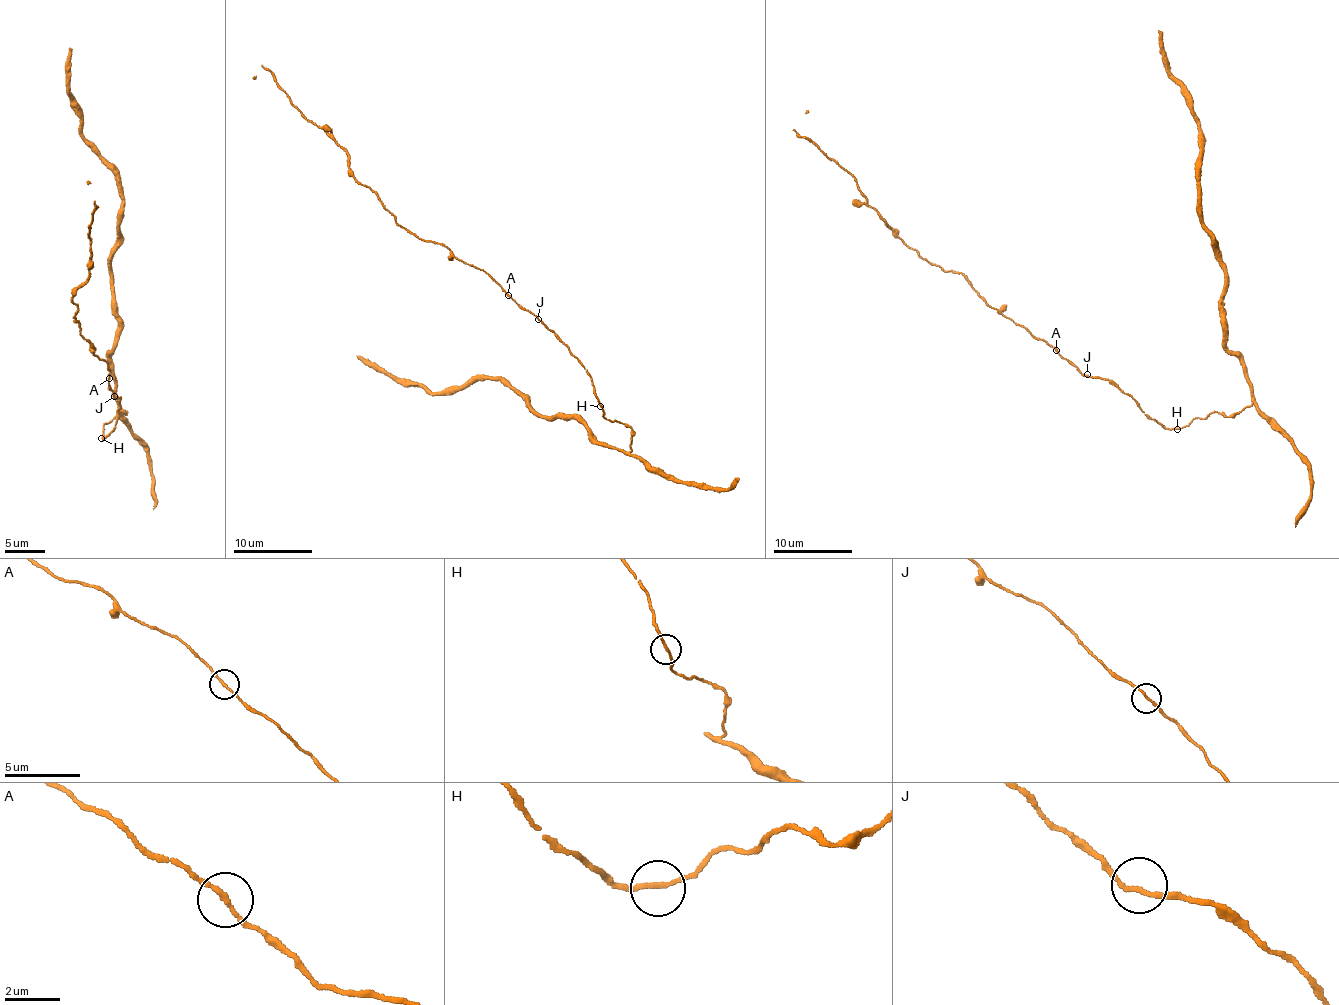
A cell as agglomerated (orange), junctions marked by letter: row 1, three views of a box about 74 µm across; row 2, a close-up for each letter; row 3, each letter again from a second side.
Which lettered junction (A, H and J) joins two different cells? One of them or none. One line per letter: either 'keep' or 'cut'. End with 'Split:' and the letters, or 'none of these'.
A: keep
H: keep
J: keep
Split: none of these

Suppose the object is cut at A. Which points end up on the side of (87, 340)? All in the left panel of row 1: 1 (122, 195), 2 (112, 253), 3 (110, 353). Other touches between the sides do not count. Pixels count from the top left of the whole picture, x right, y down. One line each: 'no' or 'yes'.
1: no
2: no
3: no

